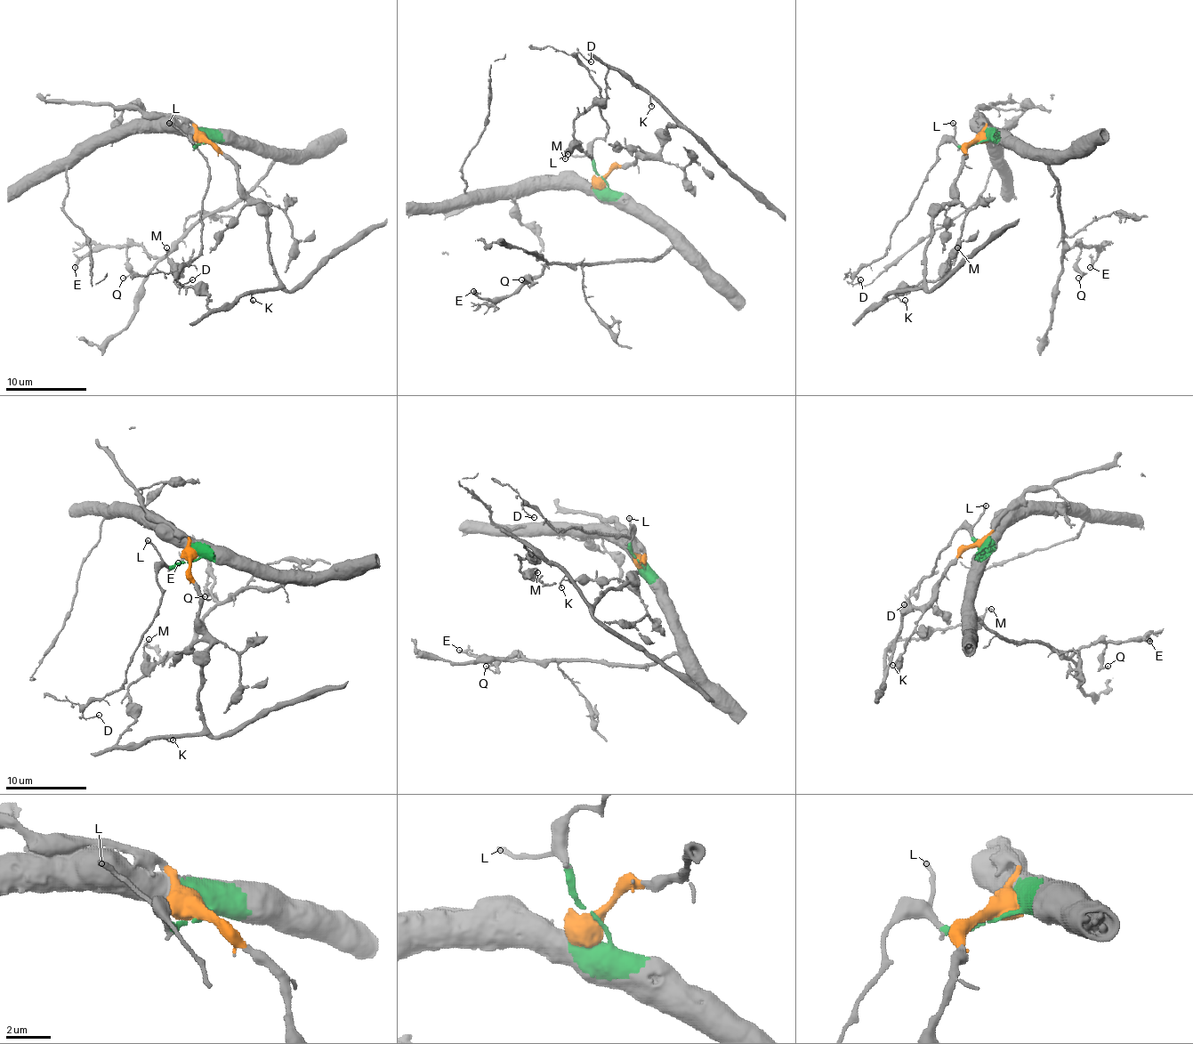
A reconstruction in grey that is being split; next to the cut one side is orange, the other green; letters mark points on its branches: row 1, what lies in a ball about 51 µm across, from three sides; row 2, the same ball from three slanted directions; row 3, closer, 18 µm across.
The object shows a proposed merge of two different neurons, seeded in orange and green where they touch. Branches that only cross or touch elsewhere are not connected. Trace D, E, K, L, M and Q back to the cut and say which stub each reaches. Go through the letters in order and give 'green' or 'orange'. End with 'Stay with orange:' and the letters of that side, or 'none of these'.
D: green
E: green
K: orange
L: green
M: orange
Q: green
Stay with orange: K, M

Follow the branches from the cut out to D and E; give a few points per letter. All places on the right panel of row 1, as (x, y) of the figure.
D: (979, 142), (942, 144), (909, 213), (891, 233), (890, 249), (867, 263), (853, 284), (861, 279)
E: (979, 142), (1027, 144), (1043, 160), (1057, 181), (1063, 257), (1073, 246), (1093, 246), (1097, 259), (1089, 268)

